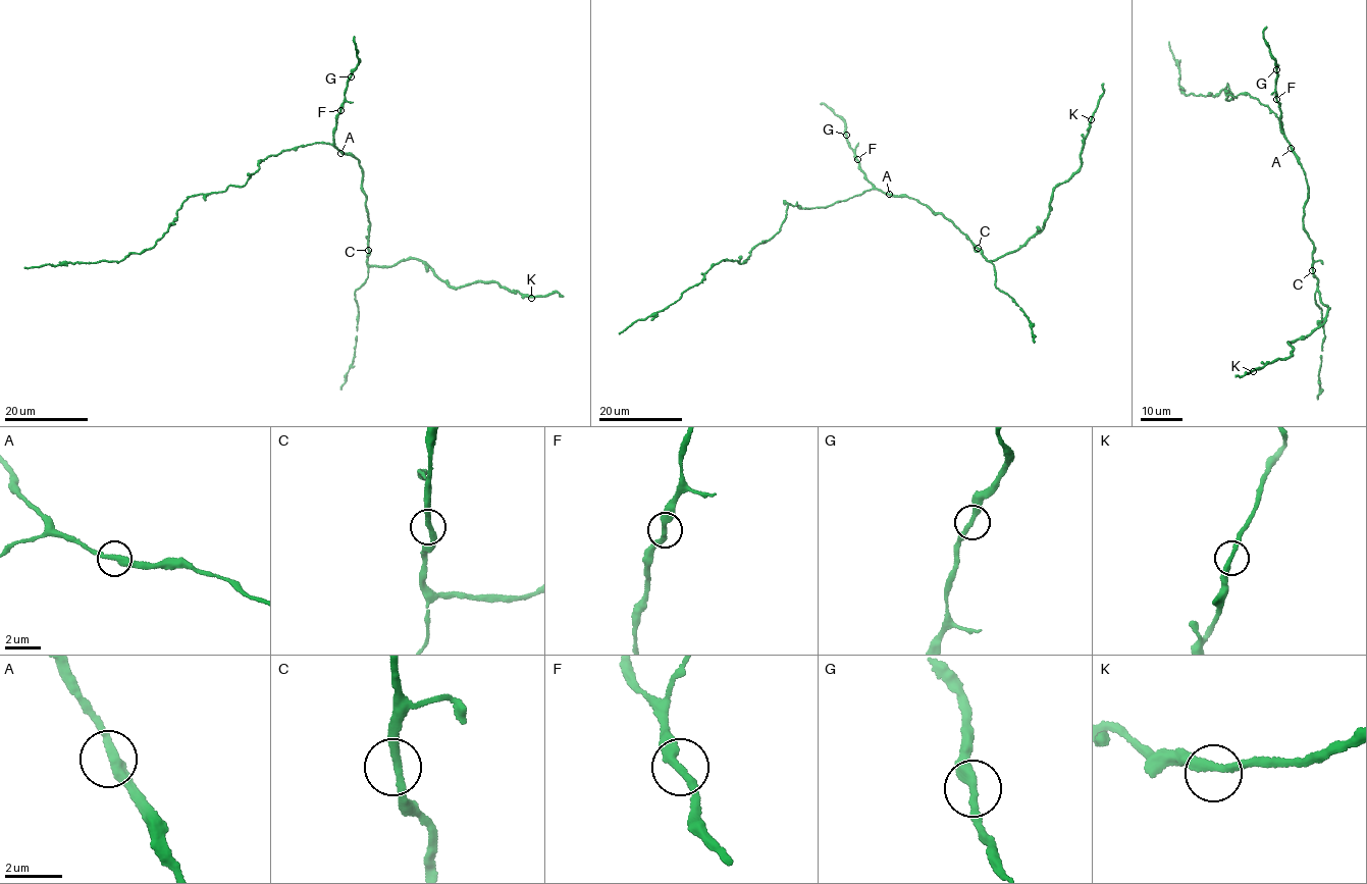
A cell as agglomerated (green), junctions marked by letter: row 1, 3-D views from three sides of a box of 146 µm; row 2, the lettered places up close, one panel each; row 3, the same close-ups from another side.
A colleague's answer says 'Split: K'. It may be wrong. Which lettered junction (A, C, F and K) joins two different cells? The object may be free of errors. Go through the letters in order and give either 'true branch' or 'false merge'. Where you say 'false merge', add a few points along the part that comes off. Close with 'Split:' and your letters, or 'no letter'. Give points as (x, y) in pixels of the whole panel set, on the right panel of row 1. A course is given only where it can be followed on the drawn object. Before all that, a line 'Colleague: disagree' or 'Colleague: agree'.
Colleague: disagree
A: true branch
C: true branch
F: true branch
K: true branch
Split: no letter

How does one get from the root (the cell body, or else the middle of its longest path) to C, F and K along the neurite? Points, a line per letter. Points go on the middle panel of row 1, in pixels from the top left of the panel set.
C: (889, 194), (911, 198), (936, 214), (943, 214), (978, 248)
F: (889, 194), (877, 189), (863, 176), (857, 159)
K: (889, 194), (943, 214), (988, 260), (997, 259), (1042, 229), (1055, 186), (1081, 165), (1091, 119)

